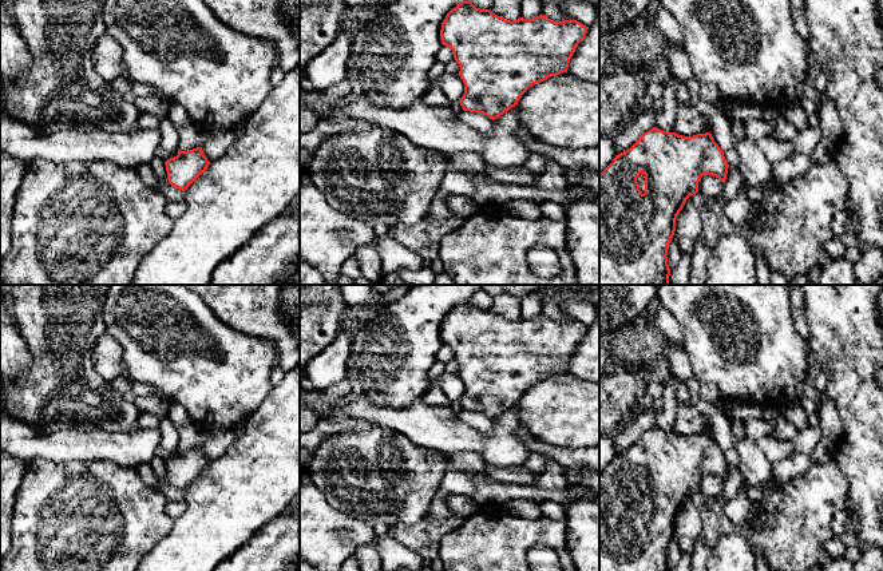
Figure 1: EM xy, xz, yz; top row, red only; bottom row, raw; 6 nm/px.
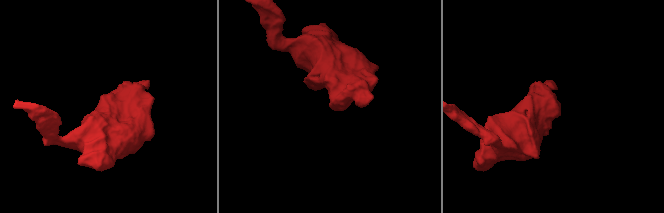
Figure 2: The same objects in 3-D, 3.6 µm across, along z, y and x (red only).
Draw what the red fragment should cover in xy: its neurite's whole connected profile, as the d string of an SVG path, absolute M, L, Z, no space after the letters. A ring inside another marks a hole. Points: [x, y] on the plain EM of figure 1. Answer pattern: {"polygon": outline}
{"polygon": "M202 447L190 451L178 449L178 455L165 461L169 483L185 491L202 472L210 461L205 456Z"}

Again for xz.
{"polygon": "M471 300L459 302L442 322L440 338L454 352L464 382L462 408L496 419L515 407L534 384L567 372L570 358L589 326L577 320L554 321L545 314L507 320L490 309L476 308Z"}

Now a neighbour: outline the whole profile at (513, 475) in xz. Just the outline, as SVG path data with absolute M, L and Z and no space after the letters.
M486 465L486 475L496 483L516 485L536 485L539 477L526 467L496 468Z

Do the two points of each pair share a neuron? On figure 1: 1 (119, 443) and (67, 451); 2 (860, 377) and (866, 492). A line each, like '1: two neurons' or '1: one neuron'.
1: one neuron
2: one neuron

